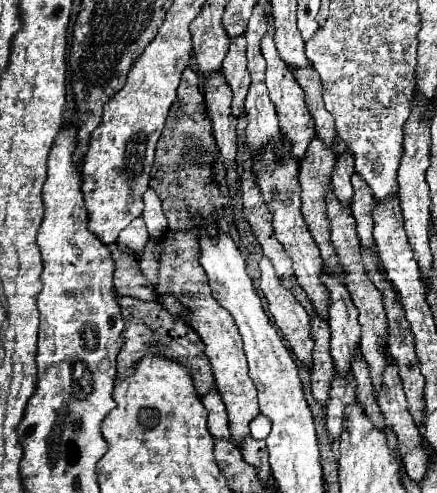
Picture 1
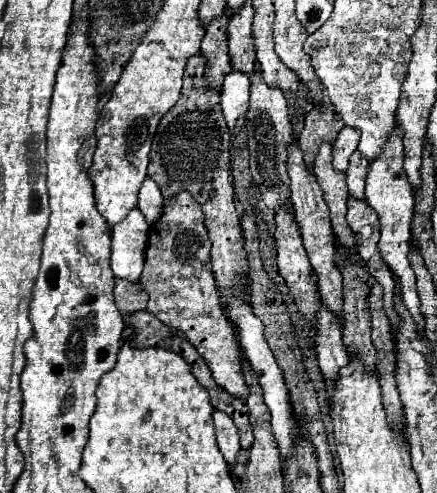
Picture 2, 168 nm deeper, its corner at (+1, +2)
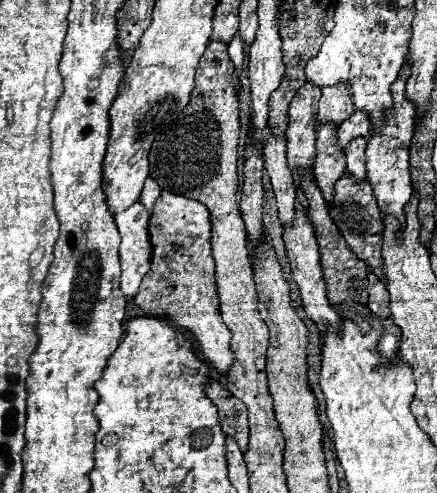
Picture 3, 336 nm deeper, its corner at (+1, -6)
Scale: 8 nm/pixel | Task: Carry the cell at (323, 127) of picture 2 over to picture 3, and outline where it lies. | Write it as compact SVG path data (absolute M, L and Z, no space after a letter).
M334 84L334 86L322 88L322 98L318 104L318 124L332 122L338 126L354 110L356 108L350 96L350 88L346 88L346 84Z

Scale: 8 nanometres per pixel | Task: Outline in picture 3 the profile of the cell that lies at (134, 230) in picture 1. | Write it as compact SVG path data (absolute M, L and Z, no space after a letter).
M134 202L130 208L126 208L126 212L114 214L118 232L122 236L120 290L128 298L136 296L142 278L150 270L152 244L150 244L150 234L148 234L148 216L150 214L142 202Z

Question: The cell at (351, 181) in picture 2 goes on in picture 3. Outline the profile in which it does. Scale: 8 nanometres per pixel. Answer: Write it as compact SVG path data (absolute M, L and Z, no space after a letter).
M358 138L358 140L350 140L350 144L344 148L346 152L346 160L348 160L348 170L358 178L366 178L366 156L364 156L364 148L366 148L366 138Z

